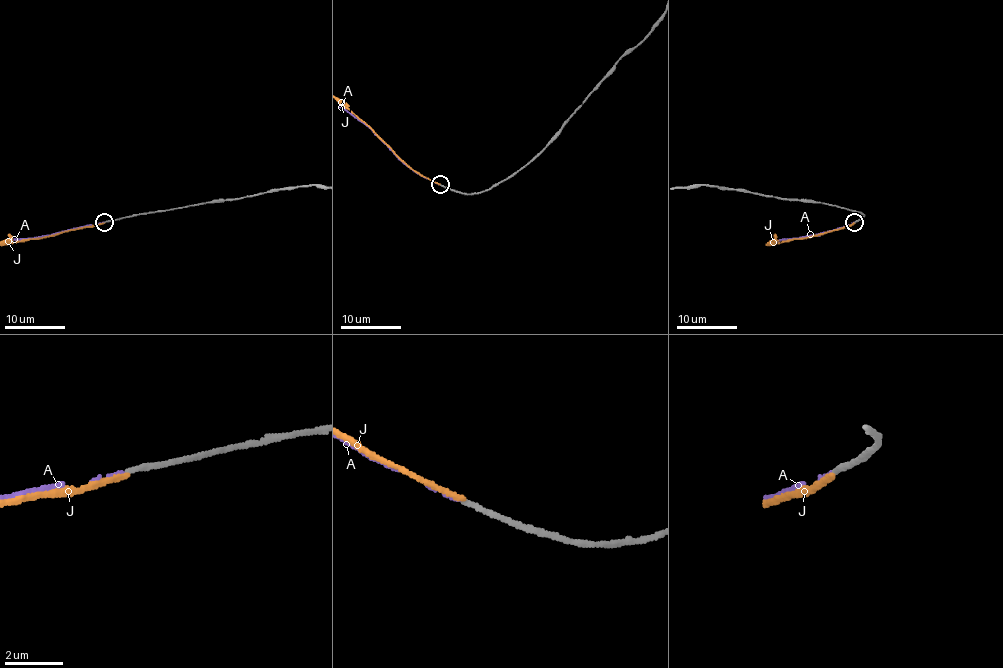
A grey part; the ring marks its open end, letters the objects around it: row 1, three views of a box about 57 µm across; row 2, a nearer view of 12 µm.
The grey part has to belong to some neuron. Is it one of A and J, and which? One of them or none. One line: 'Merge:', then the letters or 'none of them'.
Merge: A

